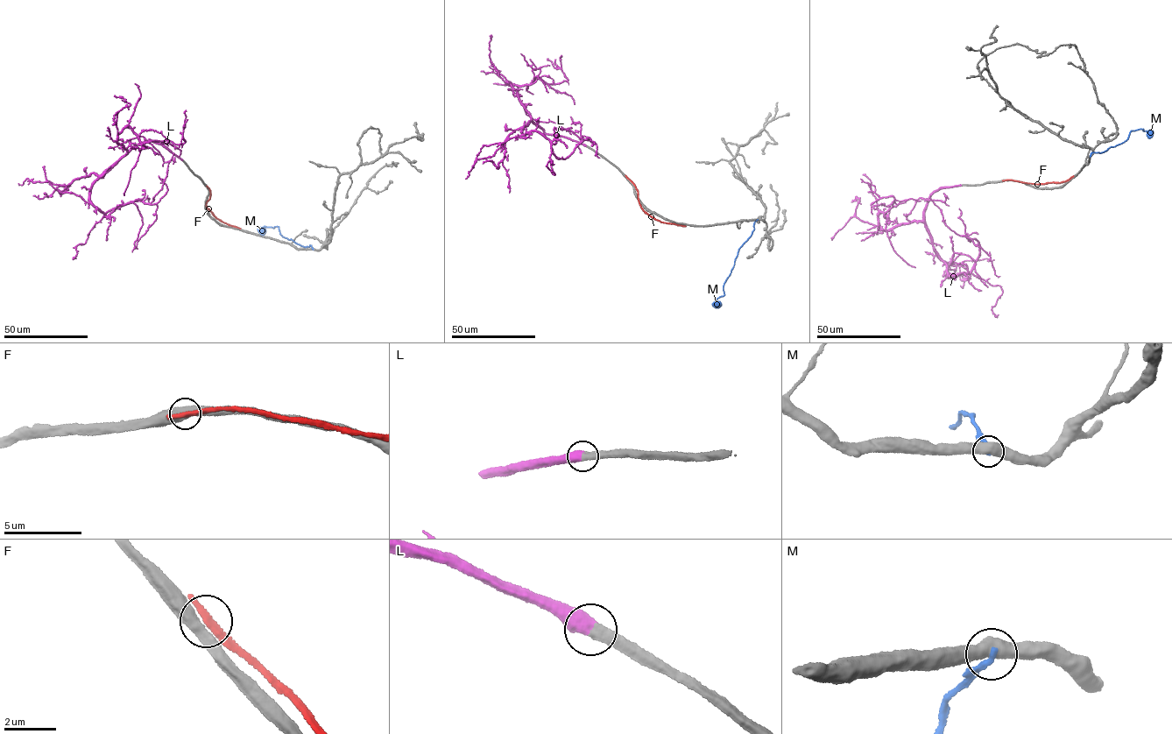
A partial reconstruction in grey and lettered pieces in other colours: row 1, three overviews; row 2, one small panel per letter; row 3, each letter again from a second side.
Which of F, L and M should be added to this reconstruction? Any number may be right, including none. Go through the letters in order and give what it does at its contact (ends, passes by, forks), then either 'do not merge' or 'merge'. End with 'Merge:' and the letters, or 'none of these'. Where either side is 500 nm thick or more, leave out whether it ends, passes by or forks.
F: it ends; do not merge
L: merge
M: do not merge
Merge: L

